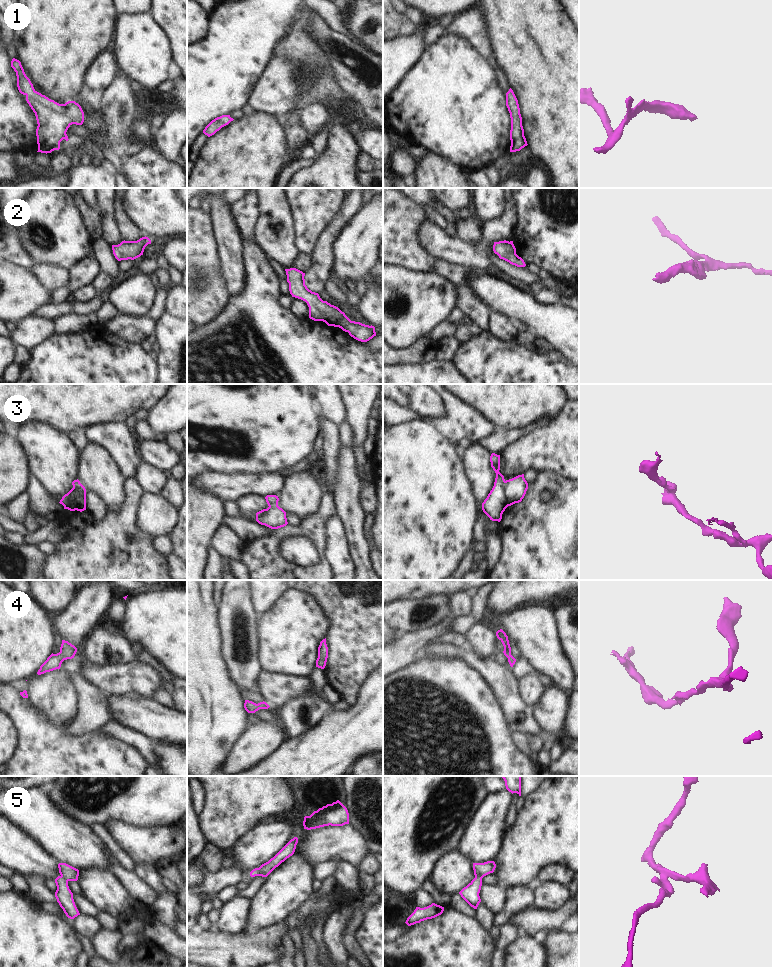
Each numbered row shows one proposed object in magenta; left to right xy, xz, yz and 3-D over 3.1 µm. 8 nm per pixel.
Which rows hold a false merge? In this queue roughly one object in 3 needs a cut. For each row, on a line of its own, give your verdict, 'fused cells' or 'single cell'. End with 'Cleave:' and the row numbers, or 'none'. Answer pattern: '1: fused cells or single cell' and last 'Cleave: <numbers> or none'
1: single cell
2: single cell
3: fused cells
4: single cell
5: fused cells
Cleave: 3, 5

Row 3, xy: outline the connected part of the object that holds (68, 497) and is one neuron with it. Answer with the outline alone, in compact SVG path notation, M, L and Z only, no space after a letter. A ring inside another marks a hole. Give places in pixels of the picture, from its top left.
M81 483L77 484L77 486L80 487L79 490L75 490L75 489L72 488L72 489L71 489L67 494L65 494L65 495L62 497L62 499L60 500L59 503L62 504L62 505L64 506L64 508L67 506L67 504L68 504L69 502L71 502L71 501L75 498L76 494L77 494L80 490L83 490L83 491L86 492L85 487L84 487Z

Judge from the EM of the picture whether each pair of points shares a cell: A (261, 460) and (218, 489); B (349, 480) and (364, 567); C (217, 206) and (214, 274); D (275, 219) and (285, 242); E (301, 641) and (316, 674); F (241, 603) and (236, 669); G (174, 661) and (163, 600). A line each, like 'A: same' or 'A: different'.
A: different
B: same
C: different
D: same
E: different
F: same
G: same

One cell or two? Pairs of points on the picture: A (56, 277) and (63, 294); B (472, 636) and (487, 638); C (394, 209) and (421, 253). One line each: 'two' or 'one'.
A: two
B: one
C: one

